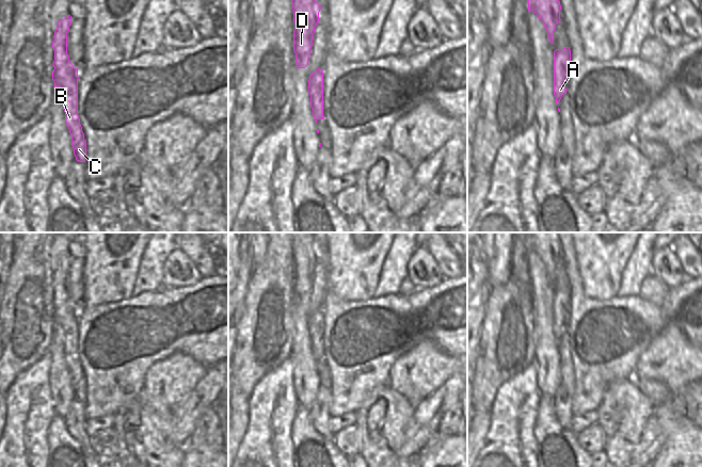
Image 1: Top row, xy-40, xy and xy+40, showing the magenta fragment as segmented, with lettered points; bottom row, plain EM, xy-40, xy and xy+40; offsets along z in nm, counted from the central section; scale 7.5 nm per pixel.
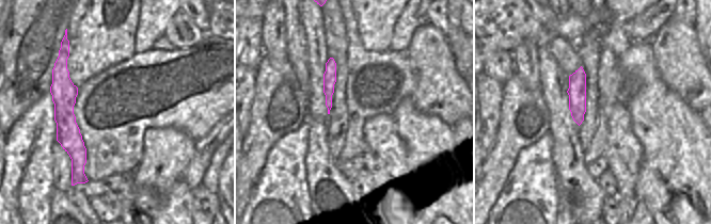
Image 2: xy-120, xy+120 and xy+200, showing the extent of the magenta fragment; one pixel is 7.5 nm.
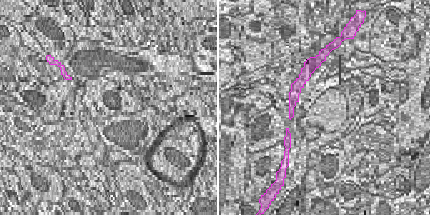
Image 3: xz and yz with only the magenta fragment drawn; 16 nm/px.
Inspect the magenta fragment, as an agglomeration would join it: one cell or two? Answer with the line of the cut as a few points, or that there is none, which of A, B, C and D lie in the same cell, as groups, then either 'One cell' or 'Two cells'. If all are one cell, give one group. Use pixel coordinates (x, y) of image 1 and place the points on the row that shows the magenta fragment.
Split along xy (308, 80), (314, 99), (314, 113), (317, 118). Groups: A / B C D. Two cells.

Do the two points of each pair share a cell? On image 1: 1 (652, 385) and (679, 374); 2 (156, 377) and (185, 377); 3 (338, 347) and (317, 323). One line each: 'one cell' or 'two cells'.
1: two cells
2: one cell
3: two cells

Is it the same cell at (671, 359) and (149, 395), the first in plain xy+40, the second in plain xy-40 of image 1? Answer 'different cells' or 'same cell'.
same cell

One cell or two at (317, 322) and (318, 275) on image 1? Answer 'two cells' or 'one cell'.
one cell

